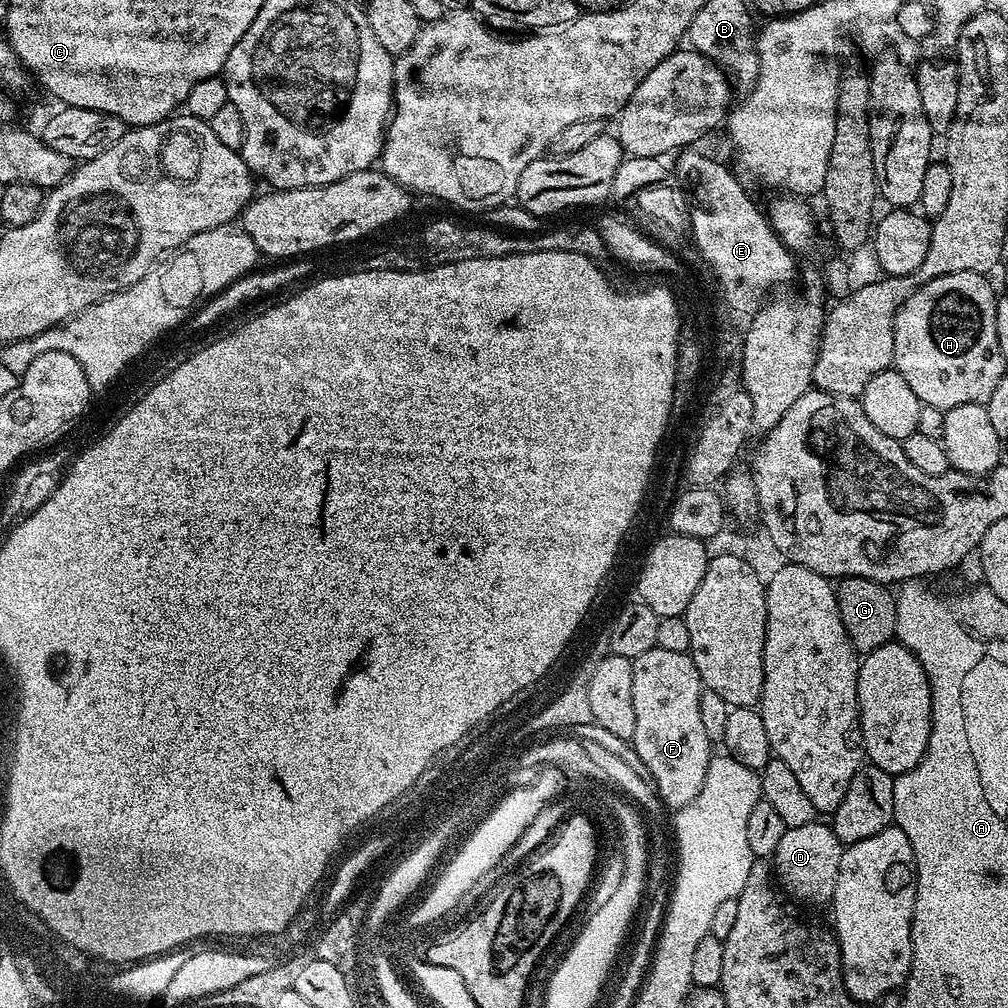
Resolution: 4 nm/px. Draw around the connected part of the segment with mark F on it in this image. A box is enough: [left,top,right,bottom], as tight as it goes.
[630,648,714,810]

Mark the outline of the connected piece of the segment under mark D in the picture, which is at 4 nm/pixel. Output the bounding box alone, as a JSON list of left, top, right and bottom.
[772,820,844,904]

